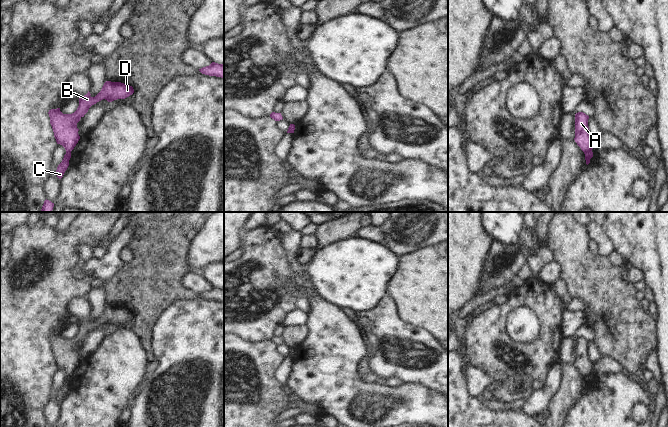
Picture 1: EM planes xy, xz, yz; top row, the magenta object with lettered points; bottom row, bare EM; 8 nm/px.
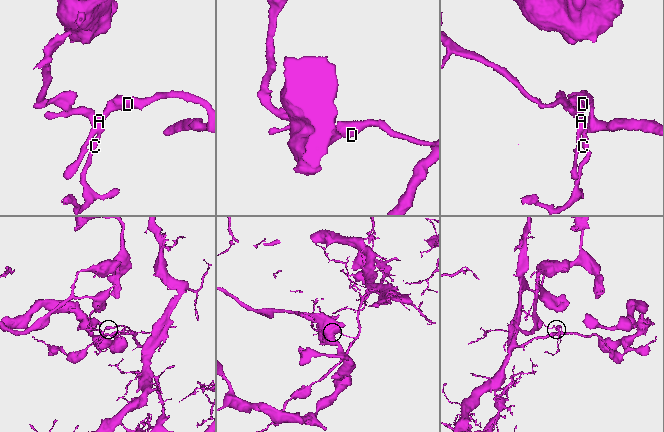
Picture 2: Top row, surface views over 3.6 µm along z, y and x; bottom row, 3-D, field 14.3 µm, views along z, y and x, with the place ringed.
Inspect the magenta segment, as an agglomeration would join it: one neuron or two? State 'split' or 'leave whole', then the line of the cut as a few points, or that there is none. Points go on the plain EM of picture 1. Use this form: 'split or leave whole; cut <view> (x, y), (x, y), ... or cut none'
split; cut yz (591, 373), (584, 377)

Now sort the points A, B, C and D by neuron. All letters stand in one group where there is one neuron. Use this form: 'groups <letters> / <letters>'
groups A B D / C

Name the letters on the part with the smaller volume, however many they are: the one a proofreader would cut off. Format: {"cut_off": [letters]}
{"cut_off": ["C"]}

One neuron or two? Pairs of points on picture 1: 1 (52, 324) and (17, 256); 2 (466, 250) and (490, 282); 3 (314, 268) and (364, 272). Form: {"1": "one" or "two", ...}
{"1": "one", "2": "two", "3": "one"}

